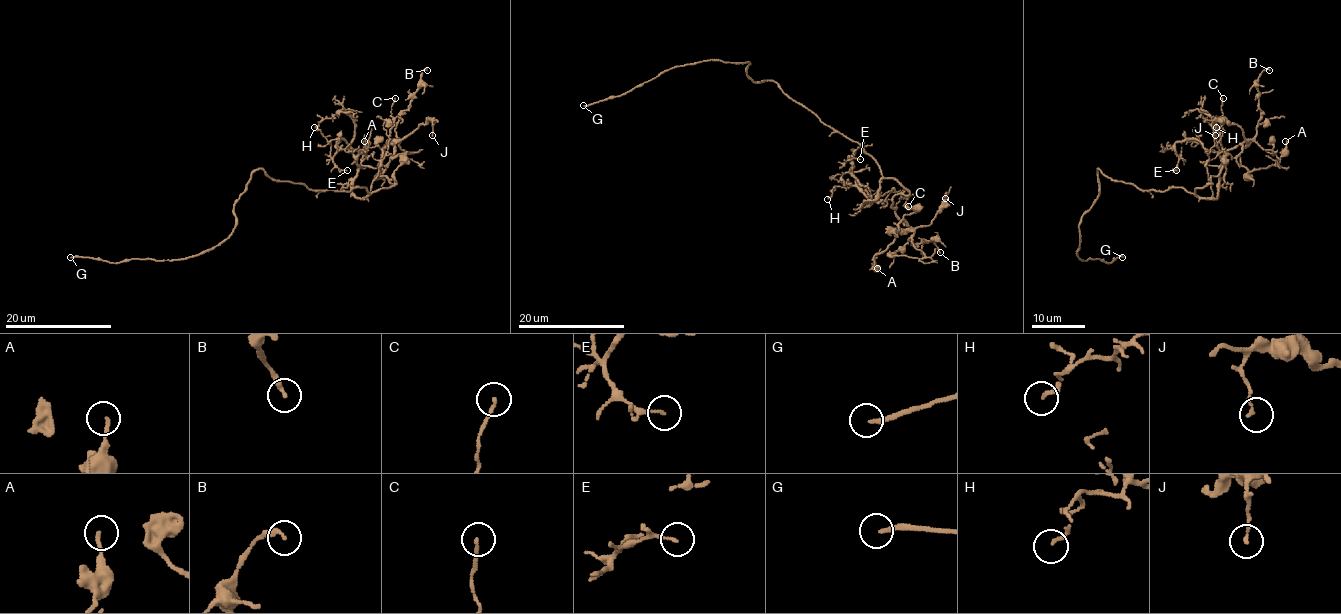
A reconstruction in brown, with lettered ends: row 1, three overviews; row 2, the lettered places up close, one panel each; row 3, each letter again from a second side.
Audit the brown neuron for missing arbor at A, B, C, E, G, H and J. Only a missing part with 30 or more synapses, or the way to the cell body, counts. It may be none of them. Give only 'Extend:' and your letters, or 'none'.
Extend: G

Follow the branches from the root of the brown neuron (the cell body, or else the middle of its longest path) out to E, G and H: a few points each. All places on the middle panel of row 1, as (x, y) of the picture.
E: (807, 108), (878, 166), (880, 191), (865, 202), (870, 204), (850, 157), (846, 161), (860, 159)
G: (807, 108), (774, 81), (754, 81), (746, 71), (747, 61), (722, 60), (675, 65), (618, 96), (583, 105)
H: (807, 108), (854, 140), (882, 175), (878, 194), (866, 206), (868, 198), (848, 184), (835, 187), (827, 199)

